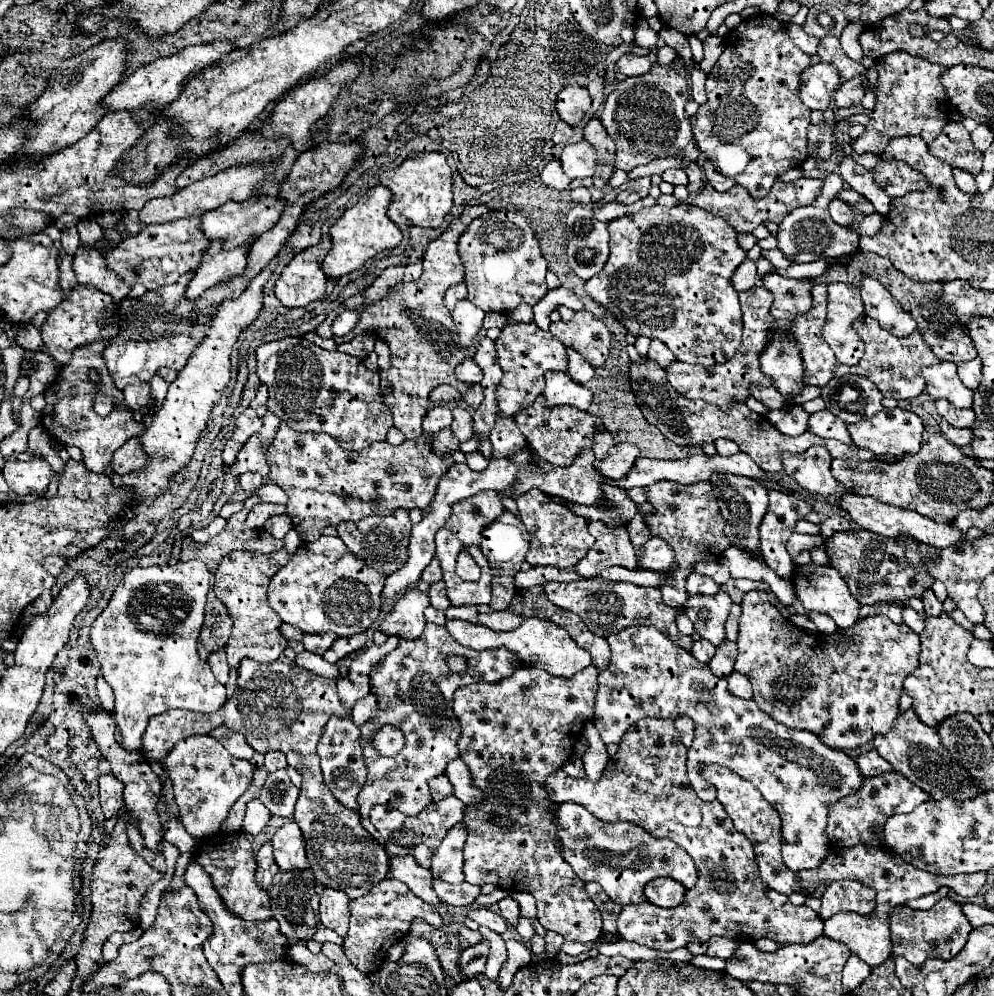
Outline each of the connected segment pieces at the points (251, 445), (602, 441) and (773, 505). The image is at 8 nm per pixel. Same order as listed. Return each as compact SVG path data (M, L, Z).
M267 412L265 418L263 418L263 428L257 434L253 434L253 438L249 438L249 442L241 448L241 452L237 456L237 462L231 464L227 472L233 474L233 476L241 476L249 470L259 470L259 474L263 478L267 478L269 464L267 464L265 452L267 452L269 444L273 442L273 438L279 430L279 422L281 420L275 414Z
M607 430L601 432L601 434L597 434L597 438L593 442L593 454L595 454L595 458L603 460L613 446L615 446L615 442L613 442L613 438L611 438L611 434Z
M769 494L769 510L761 522L761 552L765 562L777 576L785 578L793 572L791 558L785 550L795 522L814 509L797 494Z

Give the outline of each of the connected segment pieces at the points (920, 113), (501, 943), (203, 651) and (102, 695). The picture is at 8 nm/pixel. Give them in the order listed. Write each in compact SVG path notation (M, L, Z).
M891 52L885 58L877 60L877 70L877 106L869 116L865 132L855 138L853 150L881 154L889 140L899 136L921 136L927 144L931 144L949 122L951 104L945 90L937 88L939 76L943 74L945 66L925 62L923 58L905 52Z
M481 926L481 928L479 928L479 932L481 932L481 936L483 936L485 940L489 940L489 944L491 944L491 954L489 954L489 958L487 958L487 968L485 968L485 972L483 972L483 974L485 974L487 978L495 980L495 978L499 976L501 966L503 966L503 964L505 964L505 960L507 960L505 940L503 940L497 932L493 932L493 930L485 928L485 926Z
M209 598L207 612L205 612L205 624L199 634L199 656L207 660L211 652L223 650L227 646L229 636L231 636L231 626L229 626L227 608L217 598L213 600Z
M103 676L97 678L97 696L99 696L101 706L103 706L105 710L113 712L113 688L109 686L109 682L107 682Z

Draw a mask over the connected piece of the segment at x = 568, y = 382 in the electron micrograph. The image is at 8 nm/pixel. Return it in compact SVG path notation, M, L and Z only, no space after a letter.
M549 372L545 374L547 386L543 390L545 394L545 406L575 406L579 410L587 410L593 402L593 392L585 388L583 384L575 382L567 372Z

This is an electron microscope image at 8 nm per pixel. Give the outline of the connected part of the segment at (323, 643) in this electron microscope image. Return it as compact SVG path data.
M303 634L303 646L305 650L309 652L315 652L315 654L323 654L333 642L335 642L335 634Z

